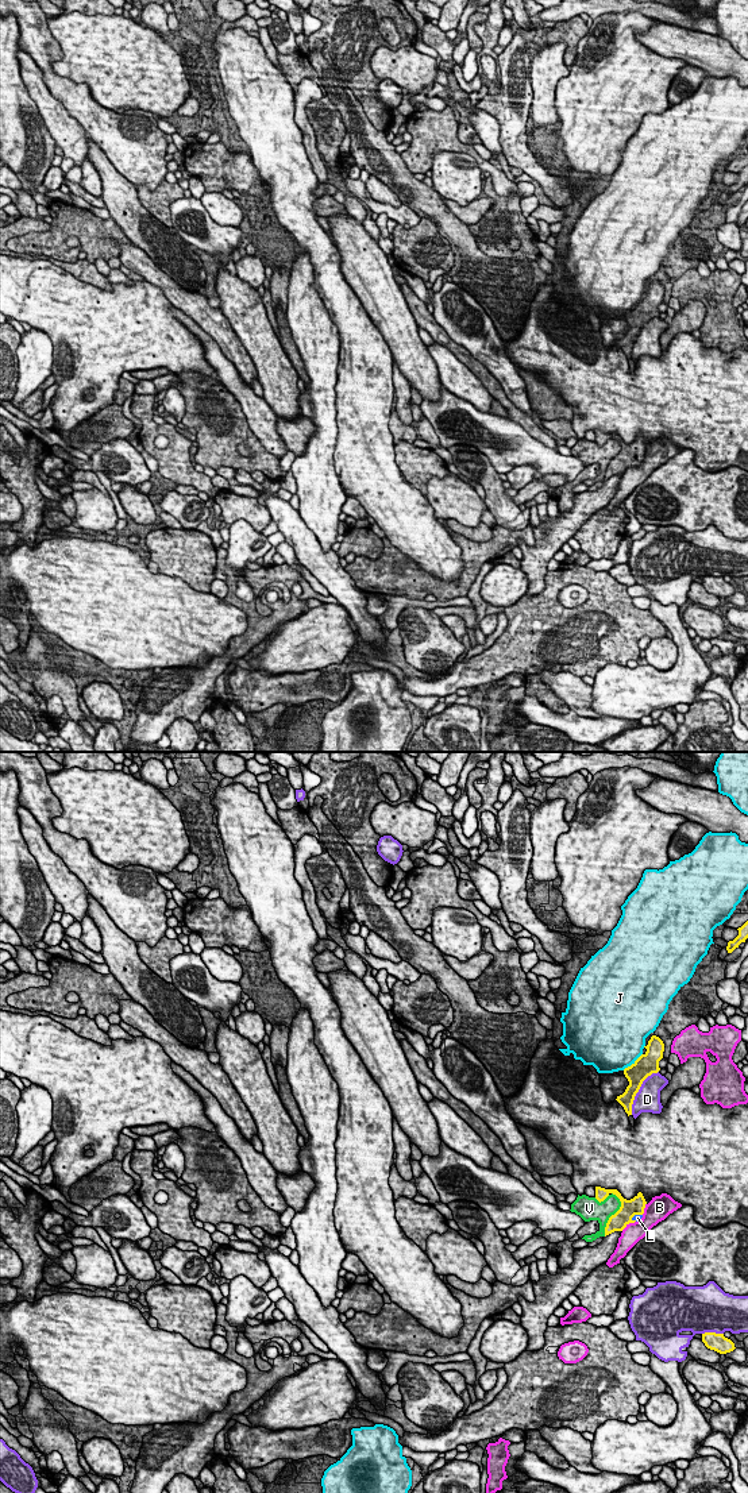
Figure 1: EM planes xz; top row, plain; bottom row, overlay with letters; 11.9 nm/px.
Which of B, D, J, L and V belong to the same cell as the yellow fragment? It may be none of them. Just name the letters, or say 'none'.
L

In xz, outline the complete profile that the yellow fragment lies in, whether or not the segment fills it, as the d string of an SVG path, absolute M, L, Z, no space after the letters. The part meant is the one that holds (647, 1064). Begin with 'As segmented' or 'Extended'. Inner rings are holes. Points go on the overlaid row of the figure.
As segmented. M652 1035L648 1045L644 1048L647 1052L631 1066L624 1069L624 1075L628 1079L629 1085L625 1092L616 1099L624 1107L628 1116L632 1115L632 1104L643 1081L652 1073L658 1073L660 1070L659 1061L663 1058L664 1052L663 1041L659 1037Z

